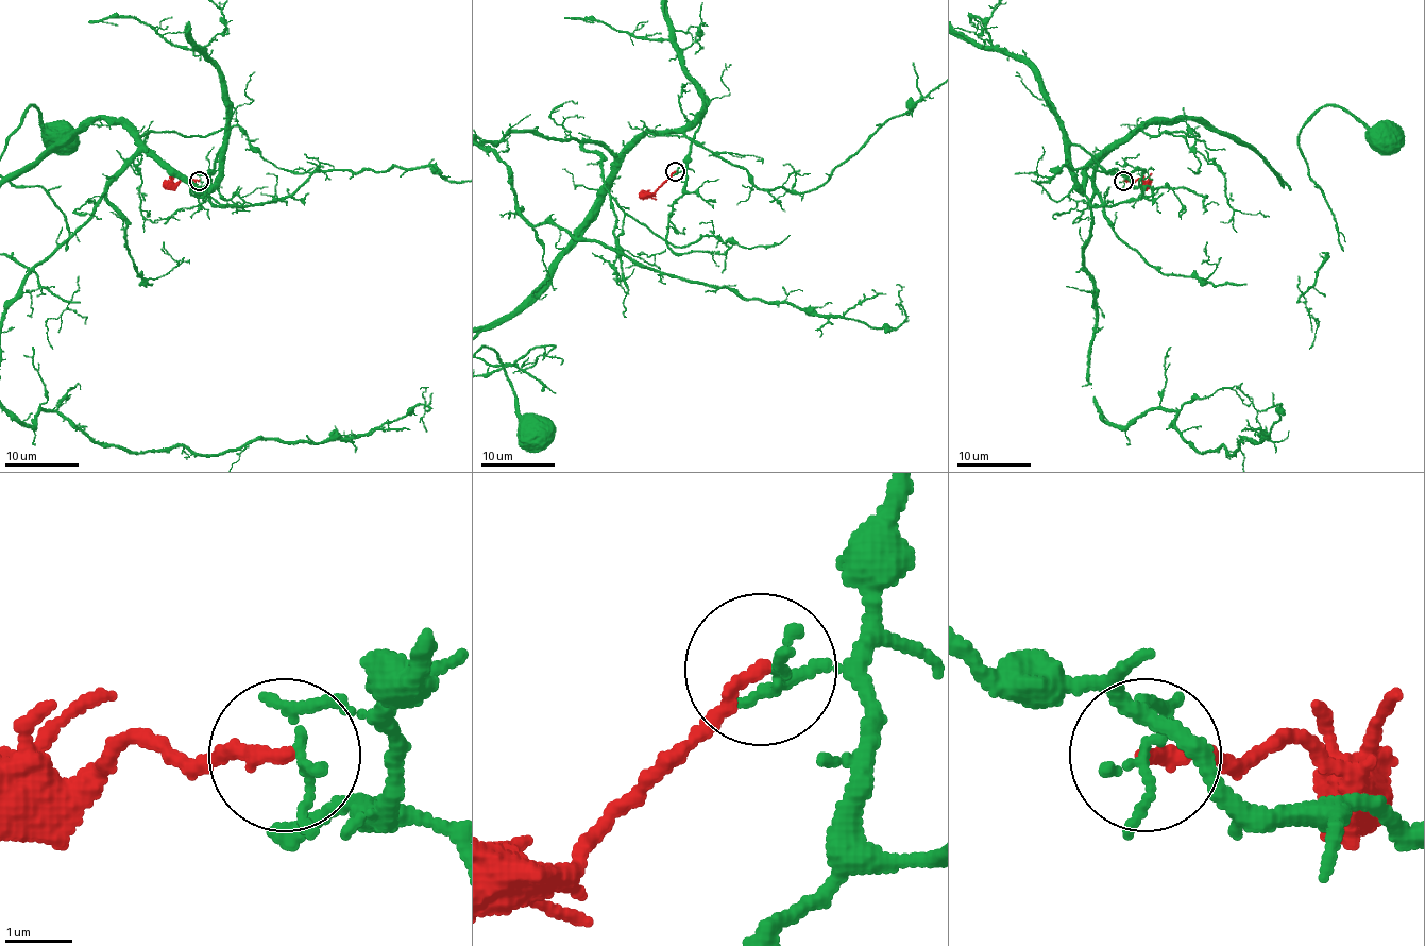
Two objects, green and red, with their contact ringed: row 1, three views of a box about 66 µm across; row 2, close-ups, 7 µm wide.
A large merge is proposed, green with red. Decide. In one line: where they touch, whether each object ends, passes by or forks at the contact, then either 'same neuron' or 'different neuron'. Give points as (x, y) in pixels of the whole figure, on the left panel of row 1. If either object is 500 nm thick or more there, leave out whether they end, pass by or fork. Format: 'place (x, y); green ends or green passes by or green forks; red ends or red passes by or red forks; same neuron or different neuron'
place (199, 181); green passes by; red ends; different neuron

